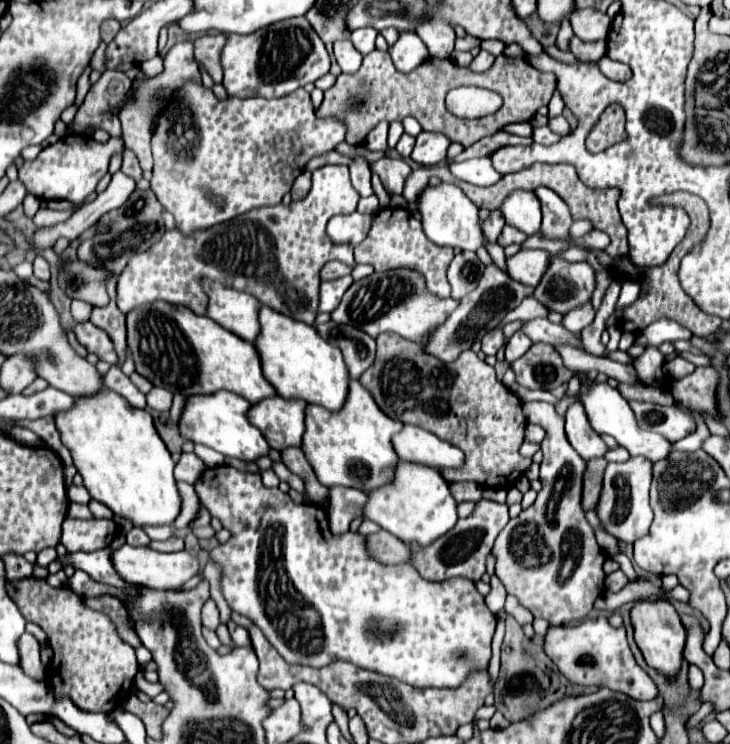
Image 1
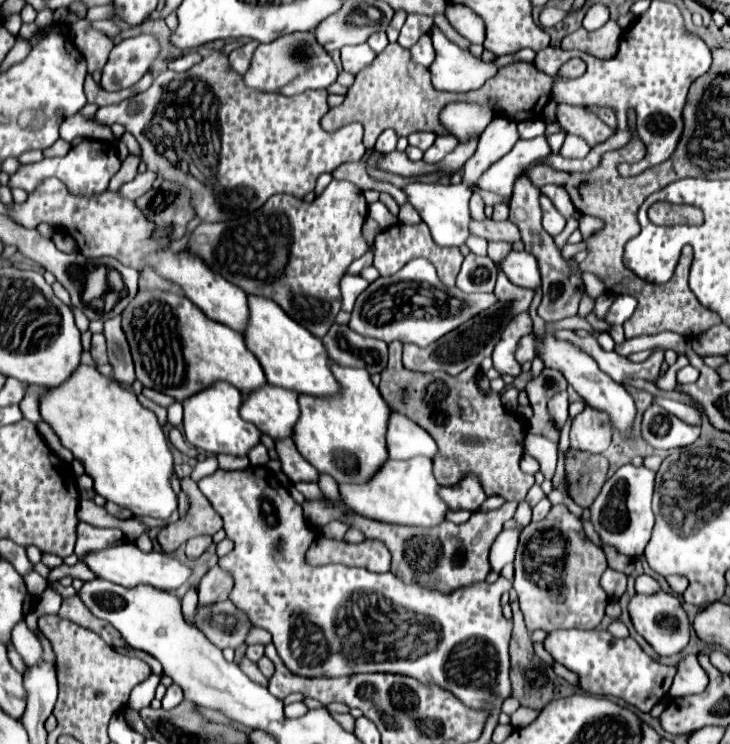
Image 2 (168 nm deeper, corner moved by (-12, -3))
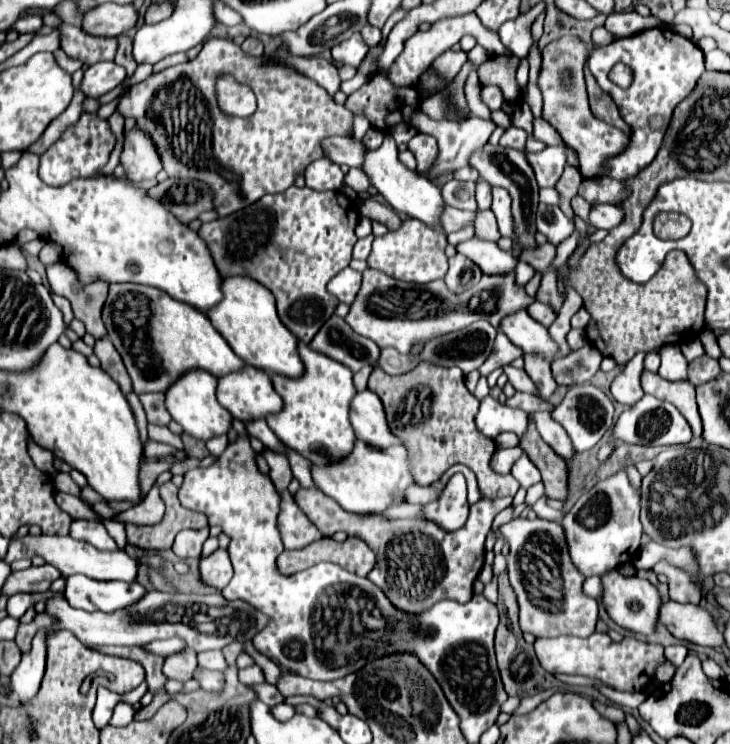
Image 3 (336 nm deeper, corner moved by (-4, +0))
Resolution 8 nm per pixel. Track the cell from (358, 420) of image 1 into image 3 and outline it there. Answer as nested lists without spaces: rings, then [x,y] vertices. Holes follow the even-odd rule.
[[[298,340],[298,352],[304,364],[304,376],[298,376],[296,380],[288,380],[288,376],[272,376],[272,384],[282,396],[284,408],[276,416],[266,416],[266,422],[288,448],[320,466],[346,456],[354,446],[356,436],[350,426],[348,412],[356,388],[348,366],[312,350],[302,340]]]

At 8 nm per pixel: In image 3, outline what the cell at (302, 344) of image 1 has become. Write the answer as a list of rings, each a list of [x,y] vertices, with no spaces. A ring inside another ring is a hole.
[[[228,276],[222,278],[222,292],[224,292],[224,300],[220,300],[220,304],[216,304],[216,308],[208,310],[206,316],[208,320],[212,320],[212,326],[224,336],[224,340],[228,340],[230,348],[250,366],[254,368],[262,368],[270,374],[282,374],[282,376],[290,376],[296,378],[304,372],[304,364],[298,356],[296,350],[296,336],[280,322],[278,314],[276,314],[276,306],[274,306],[274,296],[260,284],[256,284],[256,280],[248,280],[248,276]]]

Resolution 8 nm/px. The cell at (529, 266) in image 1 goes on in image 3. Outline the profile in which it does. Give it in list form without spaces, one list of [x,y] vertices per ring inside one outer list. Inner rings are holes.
[[[478,236],[456,244],[456,252],[468,256],[484,274],[506,274],[514,270],[518,262],[510,252],[502,252],[496,242],[482,240]]]

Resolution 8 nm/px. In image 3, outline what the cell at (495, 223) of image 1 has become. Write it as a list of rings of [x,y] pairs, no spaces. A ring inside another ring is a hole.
[[[482,178],[476,184],[476,202],[478,202],[480,210],[490,208],[490,204],[492,204],[492,186]]]

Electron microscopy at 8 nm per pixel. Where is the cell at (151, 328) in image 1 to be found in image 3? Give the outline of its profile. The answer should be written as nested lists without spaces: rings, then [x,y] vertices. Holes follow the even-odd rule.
[[[110,284],[102,308],[108,338],[126,362],[134,392],[166,392],[166,388],[186,370],[202,368],[214,376],[236,372],[244,362],[232,352],[228,342],[214,330],[198,308],[178,302],[166,292],[140,284]]]

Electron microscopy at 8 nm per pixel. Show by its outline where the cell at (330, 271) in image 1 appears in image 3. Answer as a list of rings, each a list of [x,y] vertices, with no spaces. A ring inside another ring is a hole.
[[[374,234],[366,236],[366,238],[360,238],[354,246],[354,258],[360,258],[360,260],[366,260],[368,254],[370,254],[370,248],[372,248],[372,240],[374,240]]]

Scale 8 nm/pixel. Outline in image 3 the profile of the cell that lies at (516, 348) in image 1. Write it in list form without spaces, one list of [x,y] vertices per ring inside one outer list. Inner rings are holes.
[[[498,332],[496,342],[494,342],[494,350],[492,354],[486,358],[486,362],[478,368],[480,376],[488,376],[492,370],[510,364],[514,358],[520,358],[524,352],[520,352],[518,346],[514,346],[502,332]]]

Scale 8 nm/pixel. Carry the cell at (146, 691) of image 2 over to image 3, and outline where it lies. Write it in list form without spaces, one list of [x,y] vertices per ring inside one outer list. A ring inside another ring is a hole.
[[[118,704],[118,706],[114,708],[114,714],[112,714],[108,726],[120,726],[120,728],[124,728],[124,726],[128,726],[132,720],[134,720],[134,708],[132,708],[130,704]]]

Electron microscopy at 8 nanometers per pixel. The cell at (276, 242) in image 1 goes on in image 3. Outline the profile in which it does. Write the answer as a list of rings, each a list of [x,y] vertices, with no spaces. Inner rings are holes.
[[[290,186],[286,192],[278,196],[264,196],[256,204],[248,206],[248,210],[240,210],[226,218],[218,218],[214,222],[202,224],[200,236],[208,244],[208,250],[216,262],[220,276],[250,276],[262,286],[266,286],[274,298],[282,324],[302,342],[310,344],[320,326],[334,314],[338,300],[326,290],[326,284],[350,264],[352,248],[356,244],[354,228],[358,224],[358,216],[350,214],[352,202],[342,192],[316,192],[312,188]]]

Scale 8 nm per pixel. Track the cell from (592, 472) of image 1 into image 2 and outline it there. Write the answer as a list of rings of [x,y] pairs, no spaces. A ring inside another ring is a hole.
[[[568,449],[566,475],[568,475],[568,491],[572,501],[588,509],[608,479],[608,467],[610,463],[604,455],[592,455]]]

